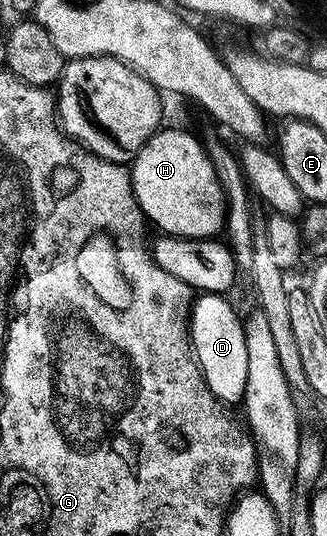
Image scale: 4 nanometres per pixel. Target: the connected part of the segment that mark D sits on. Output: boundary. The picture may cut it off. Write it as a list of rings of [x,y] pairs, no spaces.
[[[200,293],[194,299],[189,315],[191,348],[203,373],[205,384],[224,404],[242,403],[248,371],[244,319],[221,294]]]

